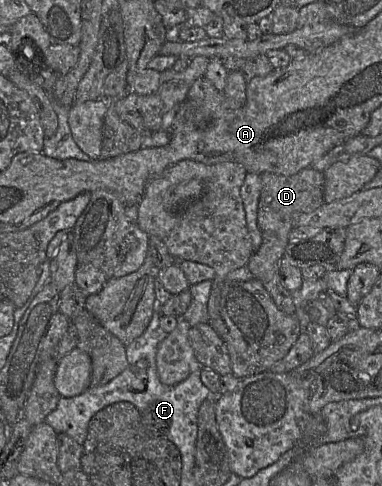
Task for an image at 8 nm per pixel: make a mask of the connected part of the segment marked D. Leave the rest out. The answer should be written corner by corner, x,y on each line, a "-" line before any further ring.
312,167
305,168
291,176
264,172
259,177
262,188
258,203
257,223
261,231
262,242
251,255
246,267
255,278
262,282
281,311
287,315
295,315
294,300
290,291
283,285
279,264
289,244
289,233
293,228
293,222
300,215
311,213
324,204
325,177
323,172

